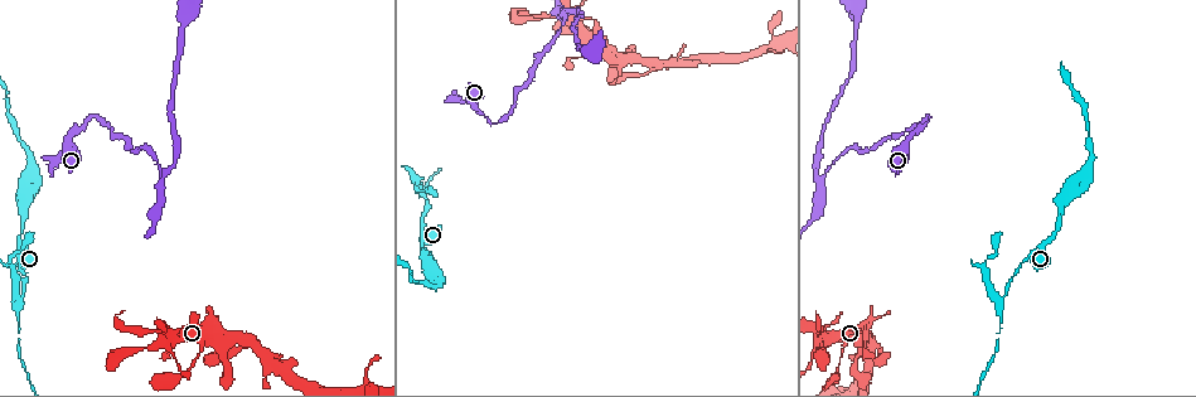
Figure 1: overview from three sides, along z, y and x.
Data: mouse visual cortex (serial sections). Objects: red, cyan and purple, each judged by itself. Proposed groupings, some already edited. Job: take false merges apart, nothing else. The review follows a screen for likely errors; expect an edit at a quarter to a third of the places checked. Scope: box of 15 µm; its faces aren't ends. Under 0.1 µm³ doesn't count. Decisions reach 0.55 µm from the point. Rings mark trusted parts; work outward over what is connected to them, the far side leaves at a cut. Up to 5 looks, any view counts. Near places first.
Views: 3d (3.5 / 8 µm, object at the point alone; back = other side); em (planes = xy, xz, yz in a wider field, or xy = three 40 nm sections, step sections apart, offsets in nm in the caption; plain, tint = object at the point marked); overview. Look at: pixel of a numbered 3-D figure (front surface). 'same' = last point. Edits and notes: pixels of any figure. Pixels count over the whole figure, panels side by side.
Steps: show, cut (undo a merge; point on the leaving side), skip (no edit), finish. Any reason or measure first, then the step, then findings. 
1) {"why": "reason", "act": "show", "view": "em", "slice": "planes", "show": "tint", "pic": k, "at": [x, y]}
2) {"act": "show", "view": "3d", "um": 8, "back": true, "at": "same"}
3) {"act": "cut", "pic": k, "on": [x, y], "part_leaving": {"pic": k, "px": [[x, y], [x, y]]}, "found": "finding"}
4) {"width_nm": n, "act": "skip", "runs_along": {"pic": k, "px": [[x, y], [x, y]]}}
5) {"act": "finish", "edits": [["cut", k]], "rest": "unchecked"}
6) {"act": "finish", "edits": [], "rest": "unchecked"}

{"why": "sharp bend", "act": "show", "view": "3d", "um": 3.5, "pic": 1, "at": [498, 123]}

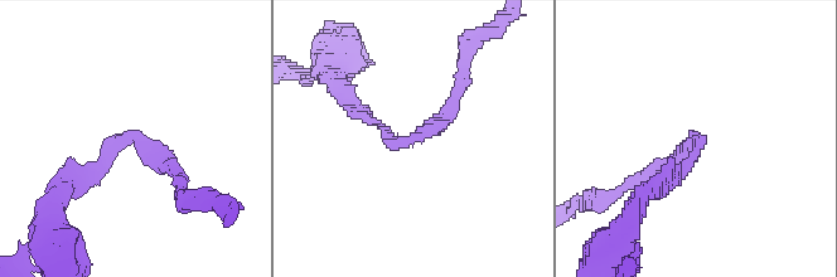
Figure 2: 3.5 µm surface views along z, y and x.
{"arm_widths_nm": [150, 200], "act": "skip", "runs_along": {"pic": 2, "px": [[68, 183], [126, 136], [177, 171]]}, "found": "one cell here"}

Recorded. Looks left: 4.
{"why": "sudden change in width", "act": "show", "view": "3d", "um": 3.5, "pic": 1, "at": [565, 18]}

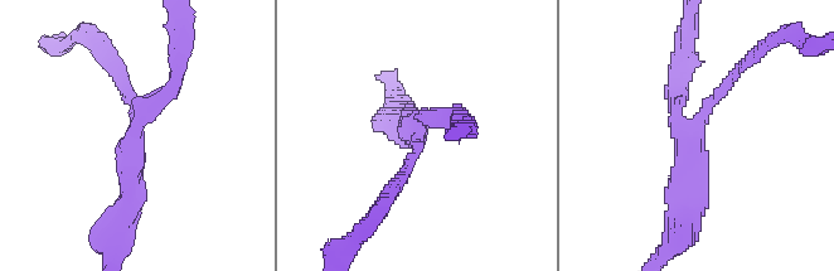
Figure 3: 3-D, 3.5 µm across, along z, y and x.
{"arms": 3, "arm_widths_nm": [100, 200, 350], "why": "now the EM", "act": "show", "view": "em", "slice": "xy", "step": 2, "show": "tint", "pic": 3, "at": [416, 134]}

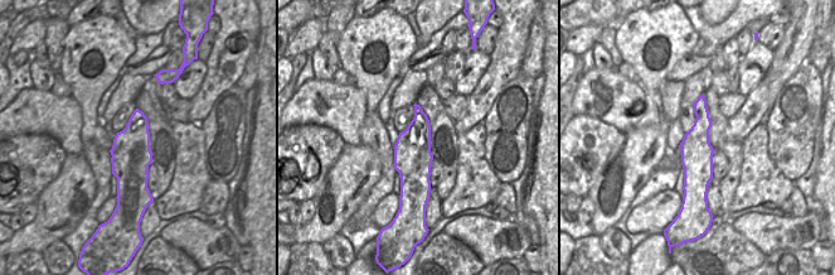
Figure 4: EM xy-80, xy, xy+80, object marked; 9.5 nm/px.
{"act": "skip", "runs_along": {"pic": 3, "px": [[394, 185], [421, 117], [460, 117]]}, "found": "all the same cell"}

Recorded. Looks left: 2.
{"act": "finish", "edits": [], "rest": "unchecked"}

